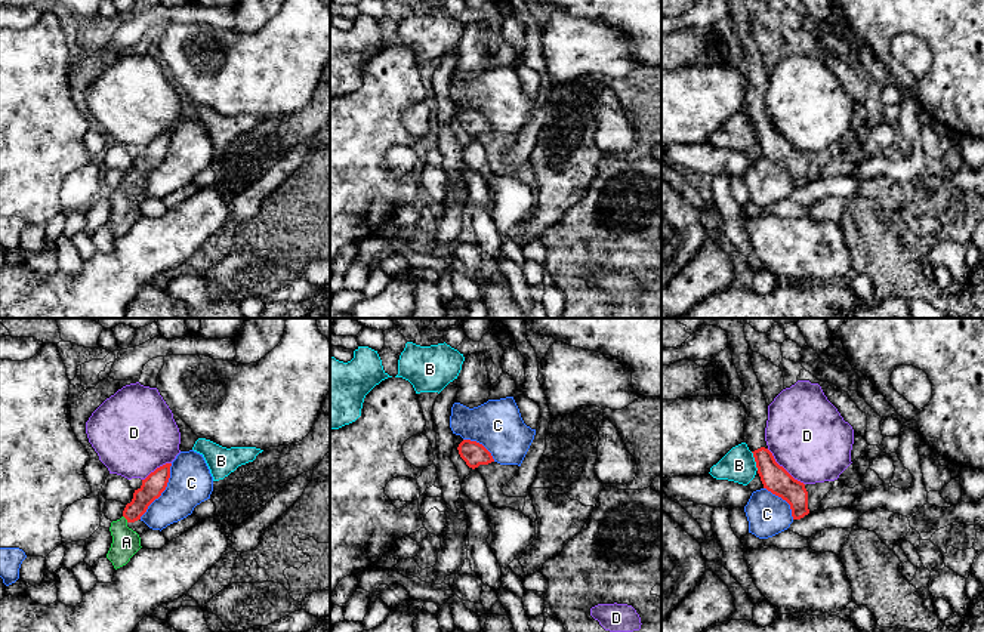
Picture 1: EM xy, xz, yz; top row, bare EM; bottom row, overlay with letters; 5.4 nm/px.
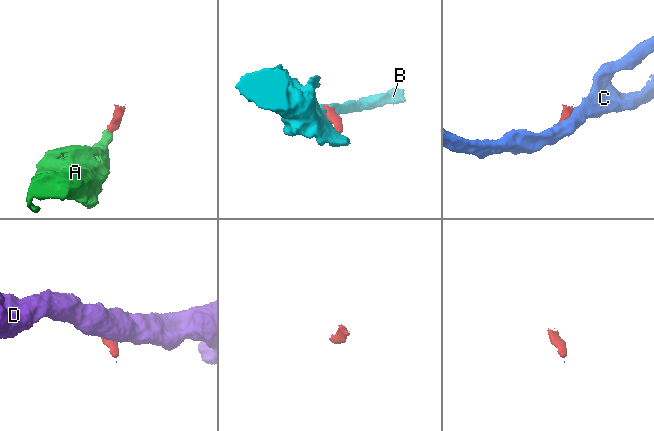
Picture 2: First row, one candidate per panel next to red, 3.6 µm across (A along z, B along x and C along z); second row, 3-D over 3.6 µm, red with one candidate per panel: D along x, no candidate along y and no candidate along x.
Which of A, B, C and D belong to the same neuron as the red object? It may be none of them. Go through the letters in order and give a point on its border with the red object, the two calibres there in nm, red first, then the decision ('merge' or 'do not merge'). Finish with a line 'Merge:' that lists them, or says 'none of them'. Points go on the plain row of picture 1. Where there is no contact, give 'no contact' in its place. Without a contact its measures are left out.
A: contact xy (125, 185); calibres 120 and 150 nm; merge
B: contact yz (755, 129); calibres 150 and 180 nm; do not merge
C: contact xy (163, 159); calibres 120 and 240 nm; do not merge
D: contact yz (783, 136); calibres 150 and 420 nm; do not merge
Merge: A

